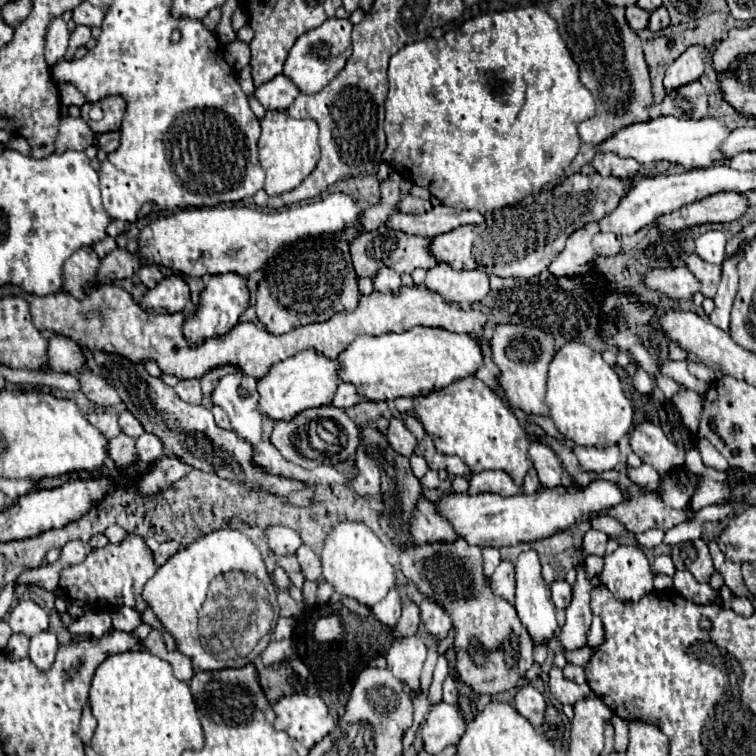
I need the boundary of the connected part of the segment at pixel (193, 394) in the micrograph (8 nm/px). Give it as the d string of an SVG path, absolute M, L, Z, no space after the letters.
M180 380L174 390L184 402L200 404L200 400L202 400L202 390L200 390L198 380Z

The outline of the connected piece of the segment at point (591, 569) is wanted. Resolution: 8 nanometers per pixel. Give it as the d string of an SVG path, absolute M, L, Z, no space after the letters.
M588 556L586 558L584 566L586 566L586 572L588 572L588 578L590 580L602 572L602 564L604 564L604 560L600 556Z

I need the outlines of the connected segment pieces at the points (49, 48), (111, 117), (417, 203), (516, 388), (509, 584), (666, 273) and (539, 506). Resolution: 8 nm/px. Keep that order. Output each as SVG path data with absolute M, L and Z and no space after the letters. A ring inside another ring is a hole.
M62 18L52 20L46 36L46 62L50 68L64 58L68 50L68 40L70 40L70 32L66 28L66 22Z
M108 96L96 104L90 104L86 102L82 108L82 118L88 122L88 126L98 132L98 134L104 134L104 132L112 132L112 130L120 130L120 124L122 124L122 118L124 118L124 112L126 112L126 100L122 96ZM92 106L98 106L102 108L104 112L104 118L100 122L94 122L88 112Z
M406 194L406 196L402 196L398 208L400 208L400 212L406 212L406 214L422 214L422 212L430 210L432 204L428 200L422 200L422 198Z
M500 324L500 326L496 326L490 344L492 344L492 360L500 368L500 386L504 388L512 406L522 408L526 414L546 416L548 414L548 410L544 406L546 372L556 354L552 336L548 336L548 332L544 332L540 328Z
M500 562L496 572L490 578L490 588L496 592L496 596L514 602L514 564L512 562Z
M664 268L646 274L646 286L666 294L672 300L690 300L698 290L700 282L688 268Z
M594 480L586 488L572 488L570 492L564 486L554 490L538 488L534 494L516 494L504 498L500 494L456 494L450 492L440 498L438 512L452 524L454 532L472 546L516 546L522 542L536 542L548 538L556 532L562 532L574 526L578 520L586 520L590 512L606 512L608 508L622 502L622 492L616 484L606 480Z

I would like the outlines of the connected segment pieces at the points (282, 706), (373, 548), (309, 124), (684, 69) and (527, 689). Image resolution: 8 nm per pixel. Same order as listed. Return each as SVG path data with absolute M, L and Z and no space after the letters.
M282 696L272 704L272 710L276 712L274 728L278 732L286 732L290 738L302 742L306 748L318 744L336 728L334 718L330 716L320 696Z
M340 522L324 540L322 548L324 578L344 596L352 596L366 606L378 604L390 588L396 586L396 570L388 562L386 546L382 540L362 522Z
M270 110L262 118L262 136L260 136L260 166L266 172L264 190L270 196L278 196L298 188L302 180L316 168L320 160L318 146L318 124L312 118L296 120L284 110Z
M690 46L680 58L676 58L668 68L664 76L664 88L666 92L672 92L672 88L680 88L684 84L700 80L704 74L708 50L702 46Z
M524 684L514 698L514 706L516 710L530 720L530 724L534 728L542 728L544 724L544 712L546 712L546 700L544 696L532 686L532 684Z

